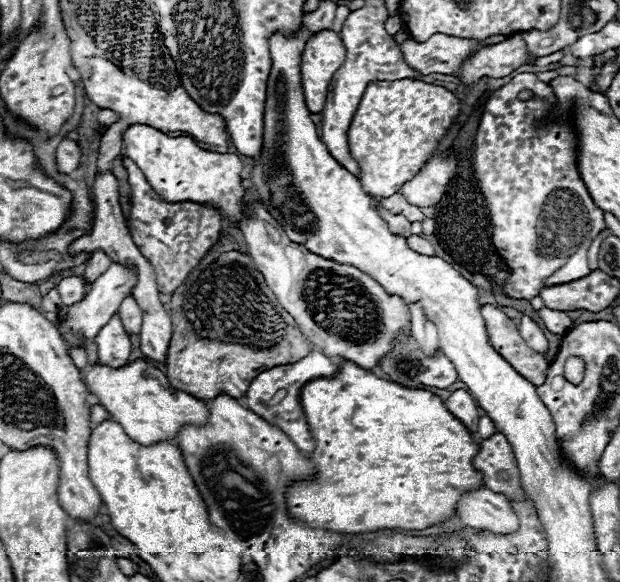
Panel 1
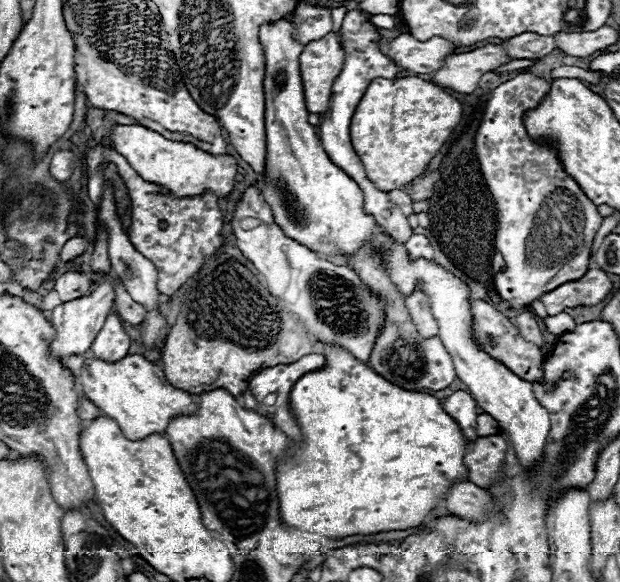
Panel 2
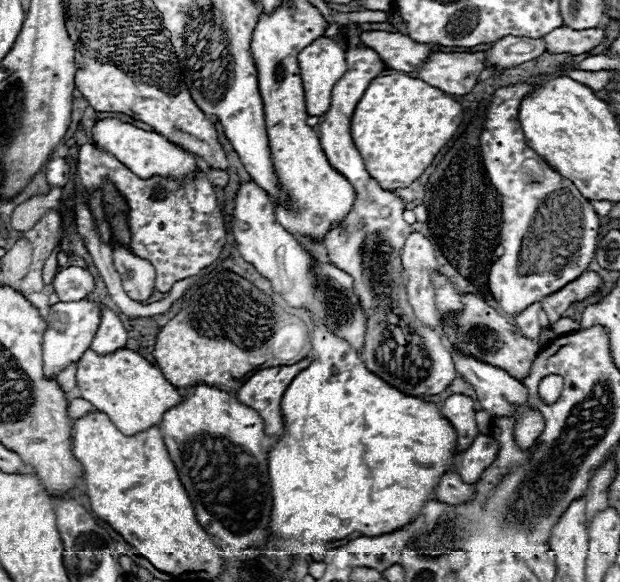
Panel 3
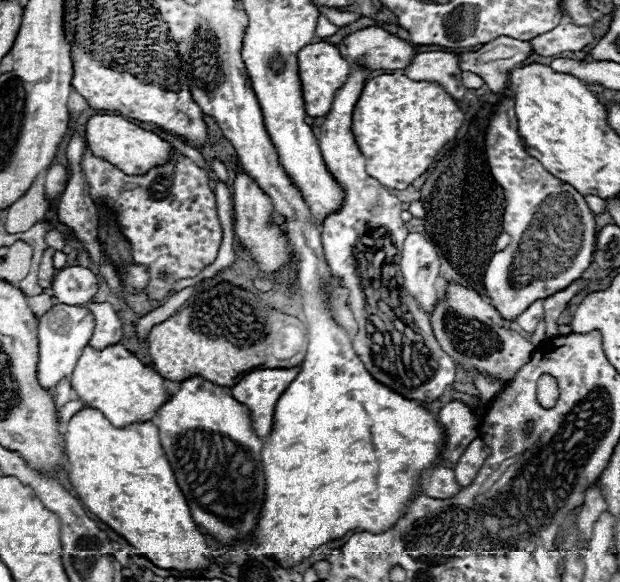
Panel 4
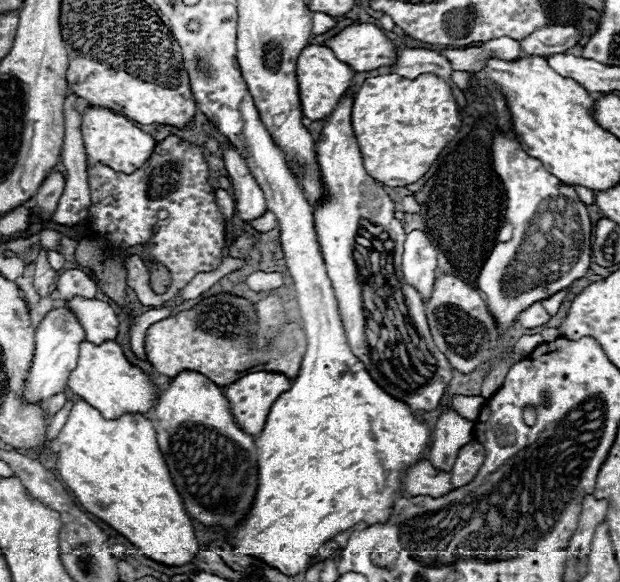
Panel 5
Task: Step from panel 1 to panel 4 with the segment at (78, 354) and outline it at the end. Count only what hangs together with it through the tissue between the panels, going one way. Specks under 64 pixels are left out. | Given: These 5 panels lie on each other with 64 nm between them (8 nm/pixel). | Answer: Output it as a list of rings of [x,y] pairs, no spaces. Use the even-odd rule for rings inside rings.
[[[64,378],[56,388],[54,388],[54,404],[56,404],[56,410],[60,410],[66,402],[70,402],[76,394],[72,392],[72,386],[70,386],[70,380]]]

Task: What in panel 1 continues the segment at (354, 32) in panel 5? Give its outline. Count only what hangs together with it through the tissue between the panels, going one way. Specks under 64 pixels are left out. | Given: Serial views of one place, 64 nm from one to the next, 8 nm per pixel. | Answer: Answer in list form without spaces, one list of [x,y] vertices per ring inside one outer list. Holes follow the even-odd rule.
[[[434,34],[426,42],[406,38],[400,44],[406,64],[420,74],[454,74],[462,60],[480,48],[478,40],[464,40],[446,34]]]

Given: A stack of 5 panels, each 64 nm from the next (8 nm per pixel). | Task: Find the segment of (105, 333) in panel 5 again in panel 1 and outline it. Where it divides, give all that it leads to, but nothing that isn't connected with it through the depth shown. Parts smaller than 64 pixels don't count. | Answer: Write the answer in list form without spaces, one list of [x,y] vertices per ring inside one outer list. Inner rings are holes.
[[[114,314],[108,324],[96,334],[96,348],[98,348],[98,362],[112,366],[112,368],[120,368],[128,362],[130,350],[132,350],[132,342],[128,332],[122,326],[122,320]]]

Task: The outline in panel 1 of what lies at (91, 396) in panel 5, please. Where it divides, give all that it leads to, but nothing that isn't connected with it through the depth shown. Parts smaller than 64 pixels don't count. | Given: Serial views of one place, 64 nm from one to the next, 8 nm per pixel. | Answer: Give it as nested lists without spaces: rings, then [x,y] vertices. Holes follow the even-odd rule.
[[[146,360],[126,362],[122,368],[110,368],[104,364],[86,366],[82,380],[88,392],[98,398],[98,404],[106,408],[110,418],[140,444],[172,440],[182,424],[202,424],[208,418],[208,410],[202,400],[172,388],[166,374]]]

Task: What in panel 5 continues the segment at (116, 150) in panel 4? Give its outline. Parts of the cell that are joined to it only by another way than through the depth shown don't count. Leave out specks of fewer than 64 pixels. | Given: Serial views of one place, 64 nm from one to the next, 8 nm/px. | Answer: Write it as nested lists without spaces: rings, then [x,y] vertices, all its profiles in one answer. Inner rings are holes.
[[[88,106],[82,114],[82,140],[84,140],[84,148],[86,148],[86,168],[92,168],[96,162],[110,166],[116,172],[134,172],[136,168],[144,166],[144,162],[148,160],[152,148],[156,146],[156,140],[152,136],[148,136],[146,132],[142,132],[140,128],[134,126],[132,120],[128,120],[126,116],[120,116],[108,108],[102,106]]]

